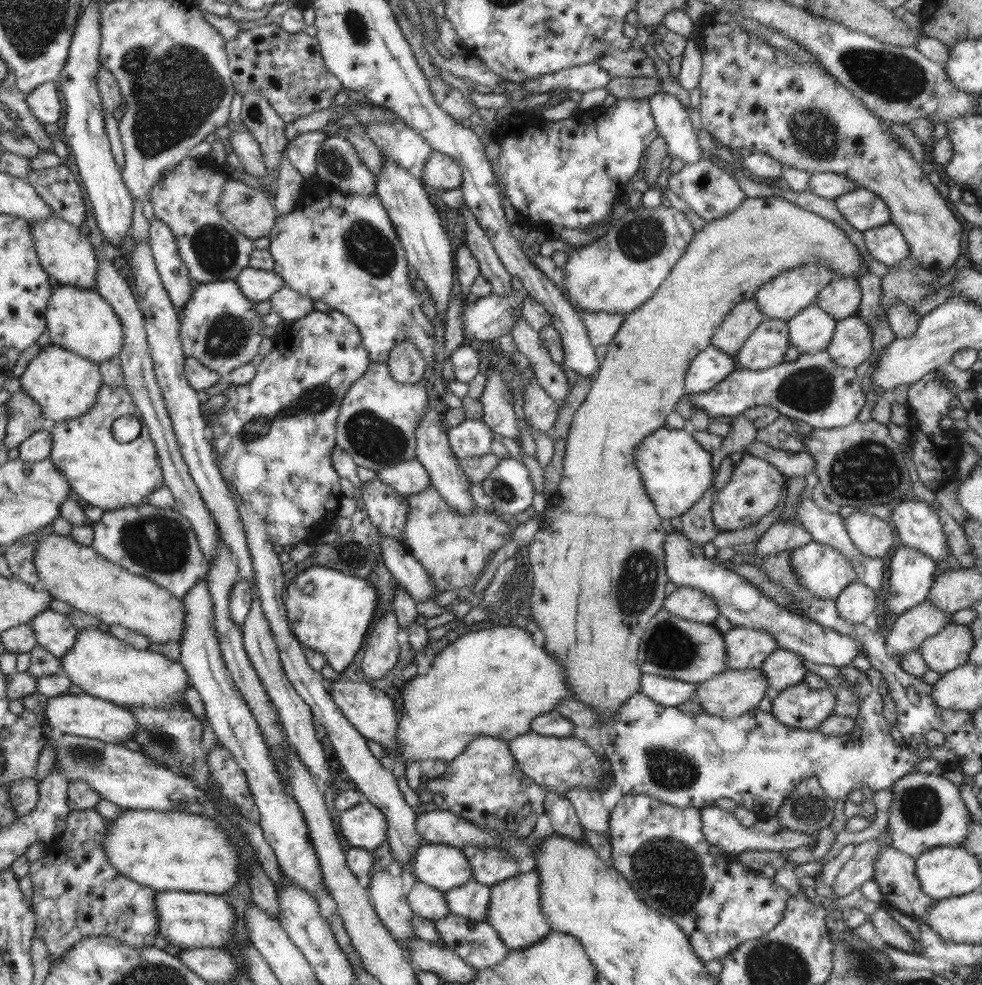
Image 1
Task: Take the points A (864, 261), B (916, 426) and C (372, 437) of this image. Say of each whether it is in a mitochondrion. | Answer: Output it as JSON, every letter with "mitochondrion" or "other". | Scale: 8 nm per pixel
{"A":"other","B":"other","C":"mitochondrion"}

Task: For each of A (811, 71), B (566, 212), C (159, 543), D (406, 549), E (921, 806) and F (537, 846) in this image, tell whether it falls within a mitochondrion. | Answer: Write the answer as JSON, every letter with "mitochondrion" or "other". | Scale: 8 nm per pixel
{"A":"other","B":"other","C":"mitochondrion","D":"other","E":"mitochondrion","F":"other"}

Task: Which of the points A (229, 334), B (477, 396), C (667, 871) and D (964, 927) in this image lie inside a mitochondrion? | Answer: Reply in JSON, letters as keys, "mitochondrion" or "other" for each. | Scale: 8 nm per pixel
{"A":"mitochondrion","B":"other","C":"mitochondrion","D":"other"}

